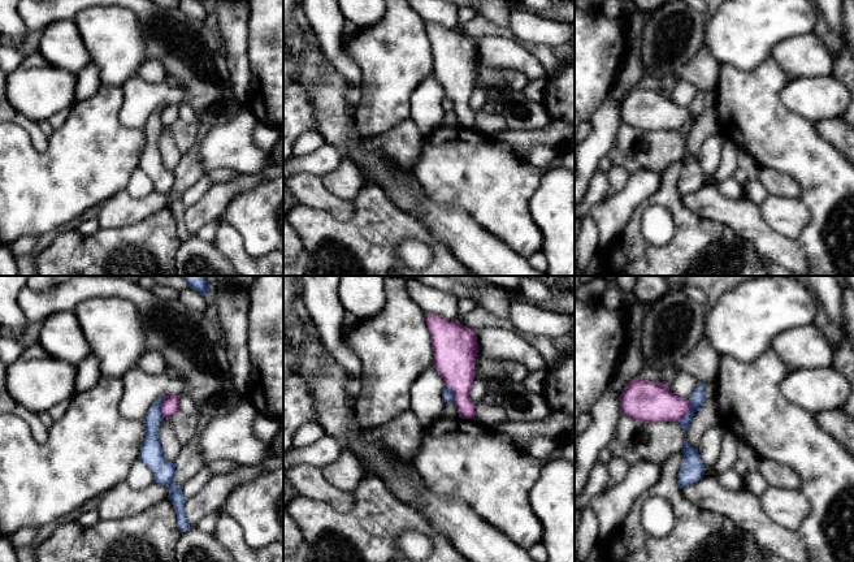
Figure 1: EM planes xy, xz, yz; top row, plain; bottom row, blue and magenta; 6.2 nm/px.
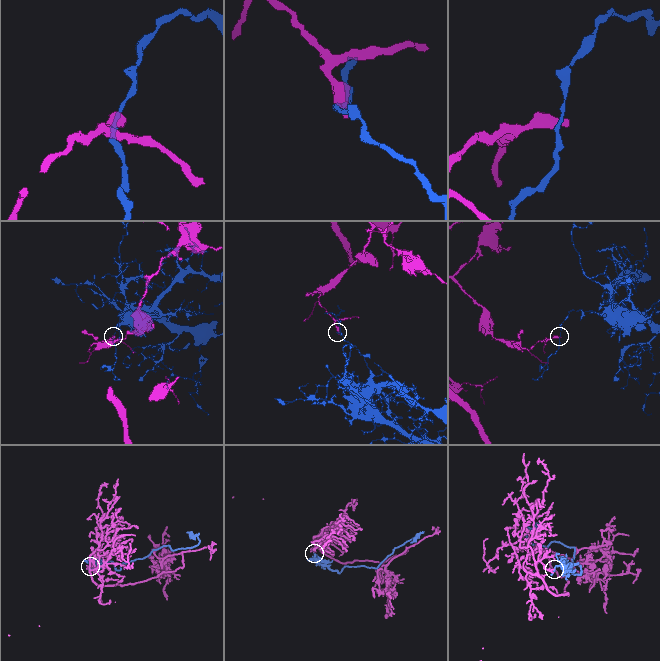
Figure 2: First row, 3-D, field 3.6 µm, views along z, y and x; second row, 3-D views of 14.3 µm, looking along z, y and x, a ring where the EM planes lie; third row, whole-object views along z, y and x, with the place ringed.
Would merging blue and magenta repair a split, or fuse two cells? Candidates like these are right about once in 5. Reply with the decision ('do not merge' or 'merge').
do not merge

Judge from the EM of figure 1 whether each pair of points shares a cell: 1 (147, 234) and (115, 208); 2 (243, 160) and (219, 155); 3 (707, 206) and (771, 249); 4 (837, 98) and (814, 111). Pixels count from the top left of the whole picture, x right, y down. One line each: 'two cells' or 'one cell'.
1: two cells
2: one cell
3: one cell
4: one cell

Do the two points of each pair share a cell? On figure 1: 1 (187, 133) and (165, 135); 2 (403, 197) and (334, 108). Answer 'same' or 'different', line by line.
1: different
2: same

